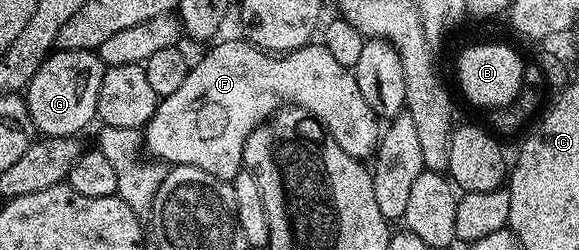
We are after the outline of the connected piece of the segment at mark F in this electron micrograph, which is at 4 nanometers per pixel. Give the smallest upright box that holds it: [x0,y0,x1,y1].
[144,39,380,182]

